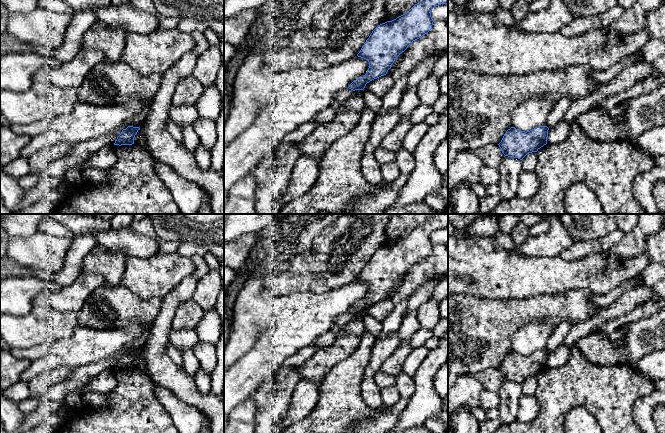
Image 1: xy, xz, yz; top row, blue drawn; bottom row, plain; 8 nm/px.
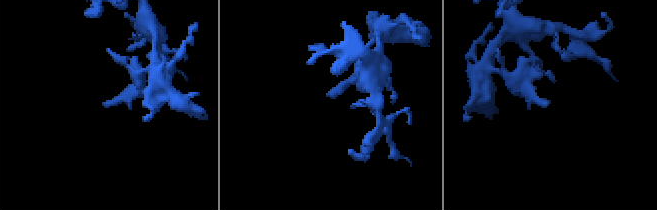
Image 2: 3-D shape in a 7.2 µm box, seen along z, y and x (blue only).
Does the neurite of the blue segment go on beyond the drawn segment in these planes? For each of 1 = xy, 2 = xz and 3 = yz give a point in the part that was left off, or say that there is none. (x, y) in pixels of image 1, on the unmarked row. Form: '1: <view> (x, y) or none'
1: none
2: none
3: none

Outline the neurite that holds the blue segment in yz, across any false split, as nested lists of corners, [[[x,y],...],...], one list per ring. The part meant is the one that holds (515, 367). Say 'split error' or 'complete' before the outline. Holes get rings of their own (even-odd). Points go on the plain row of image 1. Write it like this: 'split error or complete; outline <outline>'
complete; outline [[[539,350],[527,356],[511,351],[498,369],[505,380],[522,384],[527,378],[537,376],[547,368],[548,354],[547,350]]]

